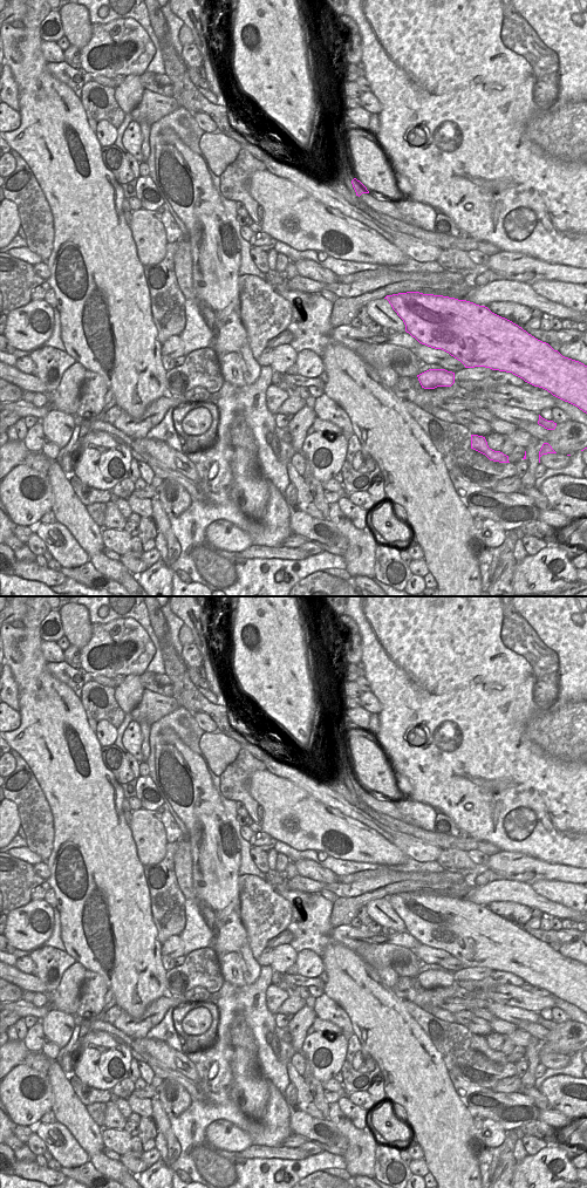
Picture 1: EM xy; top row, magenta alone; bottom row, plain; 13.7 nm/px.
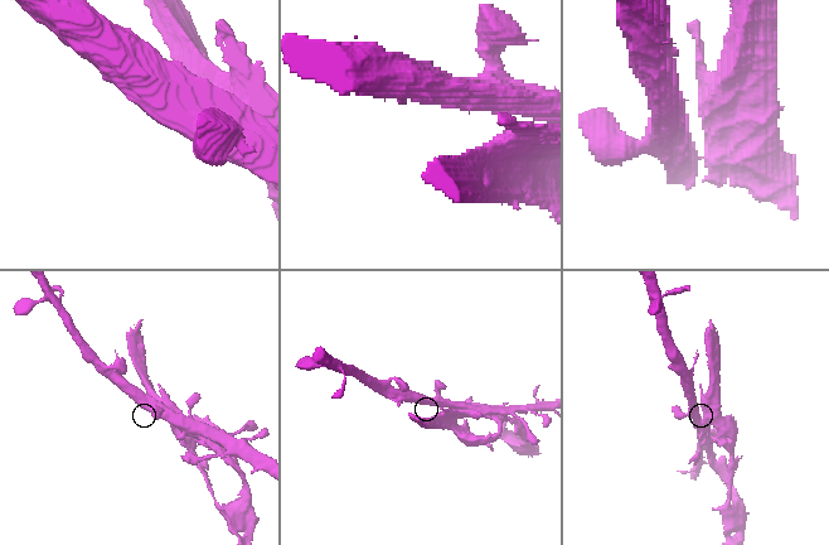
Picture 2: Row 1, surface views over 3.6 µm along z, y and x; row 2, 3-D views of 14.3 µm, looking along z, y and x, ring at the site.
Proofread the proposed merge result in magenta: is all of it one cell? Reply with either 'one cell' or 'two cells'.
two cells

